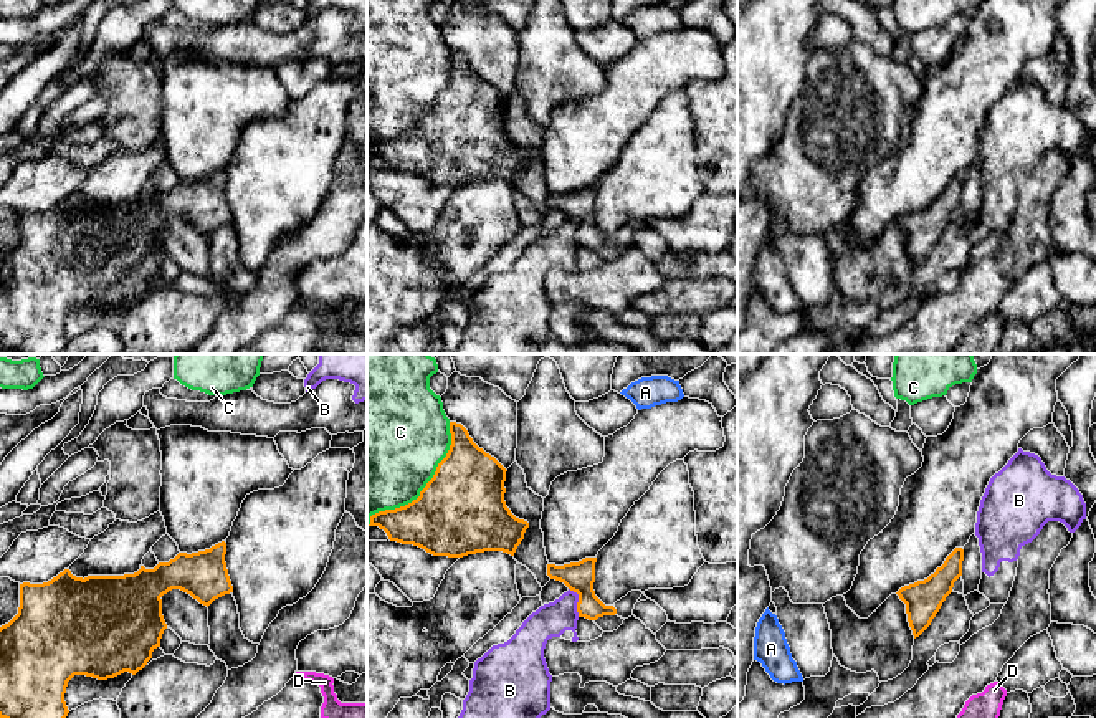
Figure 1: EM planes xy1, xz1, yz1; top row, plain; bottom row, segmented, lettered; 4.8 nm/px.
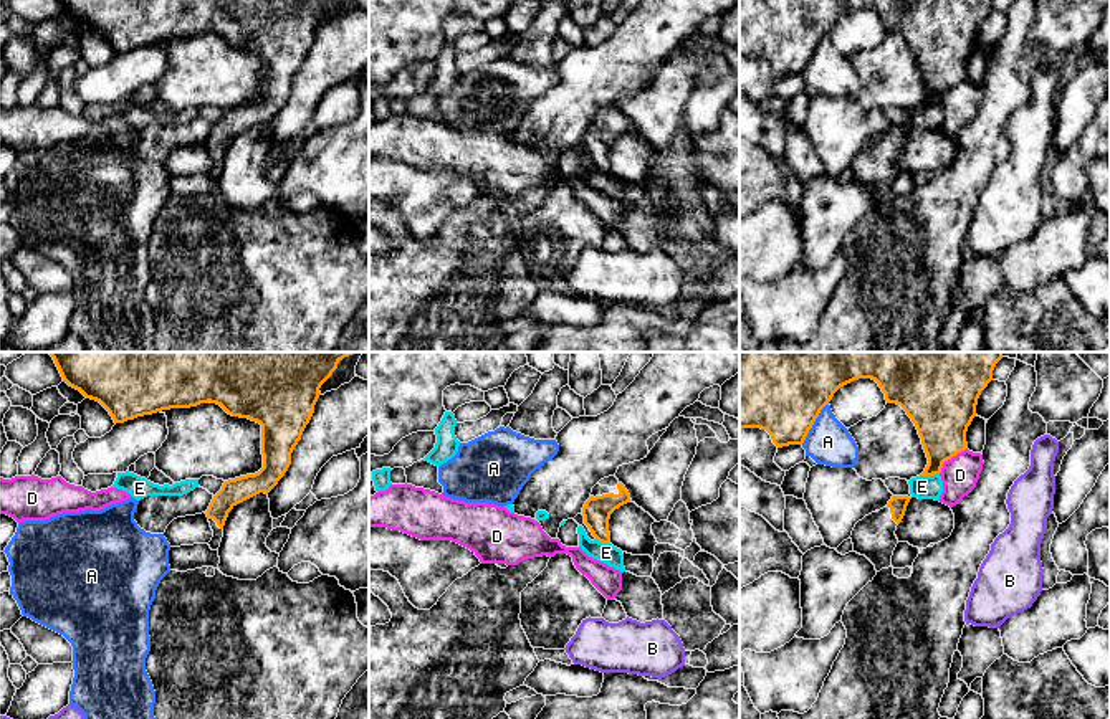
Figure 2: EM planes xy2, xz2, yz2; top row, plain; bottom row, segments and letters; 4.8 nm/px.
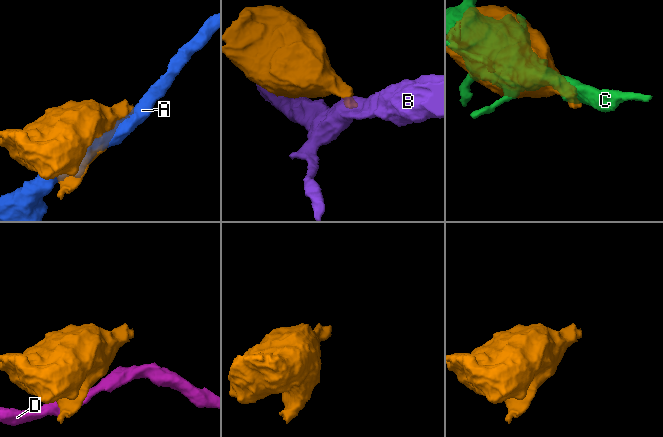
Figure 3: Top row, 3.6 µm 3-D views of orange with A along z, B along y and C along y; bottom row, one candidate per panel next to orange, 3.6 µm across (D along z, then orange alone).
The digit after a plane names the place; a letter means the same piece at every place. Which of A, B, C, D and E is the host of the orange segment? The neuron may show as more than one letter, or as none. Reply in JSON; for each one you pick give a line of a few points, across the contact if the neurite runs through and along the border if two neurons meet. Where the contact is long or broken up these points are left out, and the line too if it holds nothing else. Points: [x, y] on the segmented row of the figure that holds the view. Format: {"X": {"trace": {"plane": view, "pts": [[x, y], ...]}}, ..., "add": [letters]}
{"add": []}

